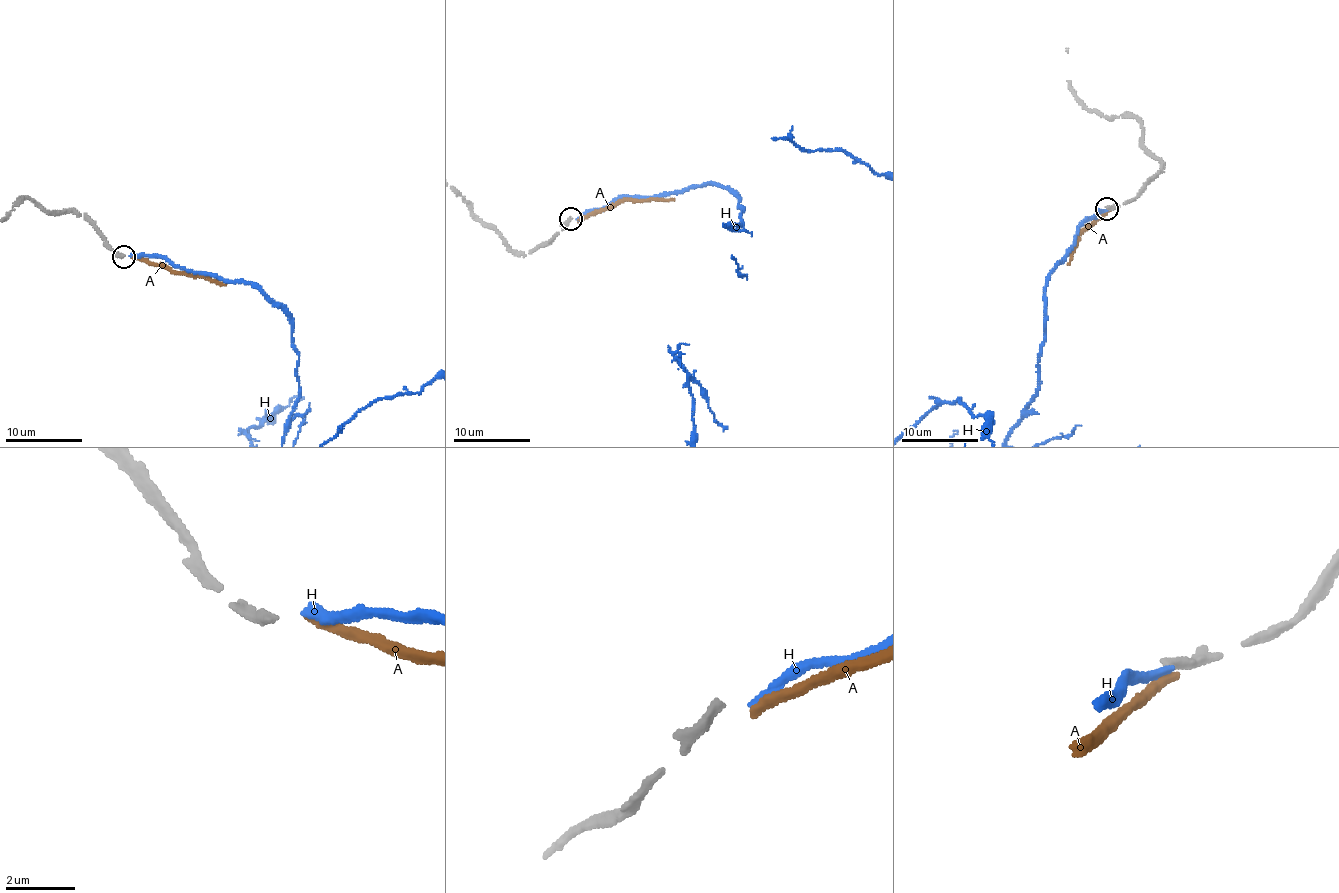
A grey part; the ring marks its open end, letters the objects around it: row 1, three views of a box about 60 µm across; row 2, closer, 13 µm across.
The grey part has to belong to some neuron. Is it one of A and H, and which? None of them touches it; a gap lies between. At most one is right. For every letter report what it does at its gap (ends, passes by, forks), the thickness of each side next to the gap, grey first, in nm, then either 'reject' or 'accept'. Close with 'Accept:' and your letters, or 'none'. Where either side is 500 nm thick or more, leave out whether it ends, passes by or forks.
A: it ends there; 280 nm thick on the grey side, 320 nm on the other; reject
H: it ends there; 280 nm thick on the grey side, 280 nm on the other; reject
Accept: none

